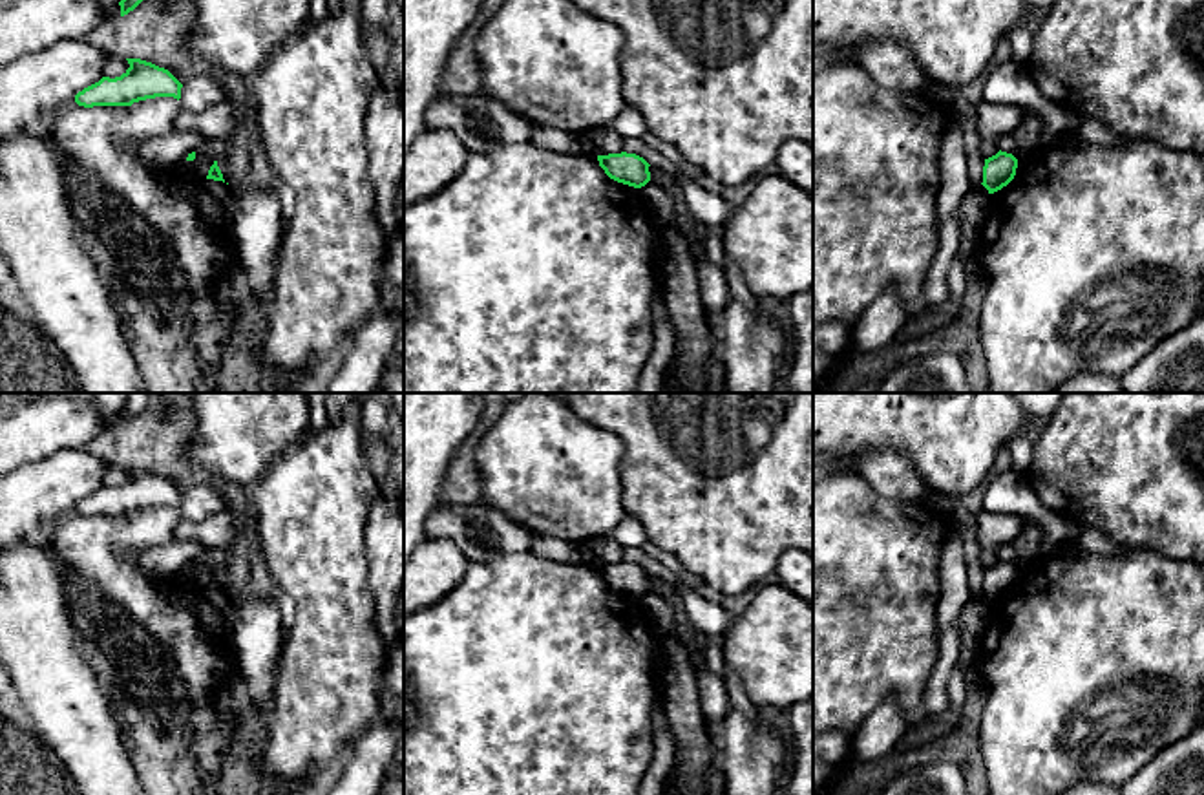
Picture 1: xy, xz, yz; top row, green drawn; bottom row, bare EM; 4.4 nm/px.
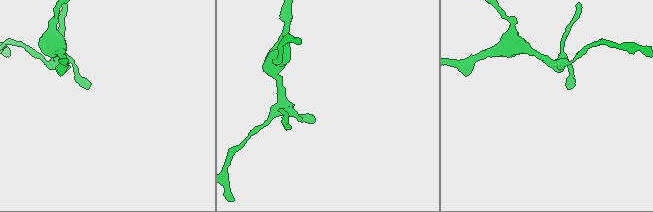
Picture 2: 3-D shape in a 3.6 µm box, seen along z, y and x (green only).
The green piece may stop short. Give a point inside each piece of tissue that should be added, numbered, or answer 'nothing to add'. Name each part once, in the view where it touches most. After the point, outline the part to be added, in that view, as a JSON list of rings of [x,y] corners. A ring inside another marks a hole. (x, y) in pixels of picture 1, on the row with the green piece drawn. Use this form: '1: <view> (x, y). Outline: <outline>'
nothing to add

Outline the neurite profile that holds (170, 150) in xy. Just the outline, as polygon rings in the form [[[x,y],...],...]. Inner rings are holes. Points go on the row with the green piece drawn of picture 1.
[[[172,132],[163,137],[141,141],[132,154],[152,168],[177,168],[186,157],[206,143],[195,132]]]

